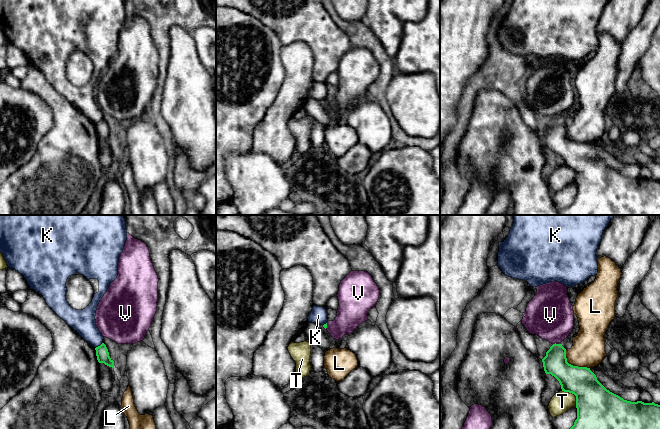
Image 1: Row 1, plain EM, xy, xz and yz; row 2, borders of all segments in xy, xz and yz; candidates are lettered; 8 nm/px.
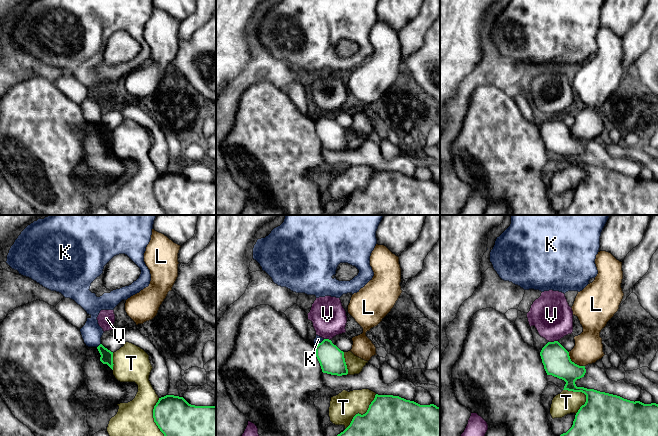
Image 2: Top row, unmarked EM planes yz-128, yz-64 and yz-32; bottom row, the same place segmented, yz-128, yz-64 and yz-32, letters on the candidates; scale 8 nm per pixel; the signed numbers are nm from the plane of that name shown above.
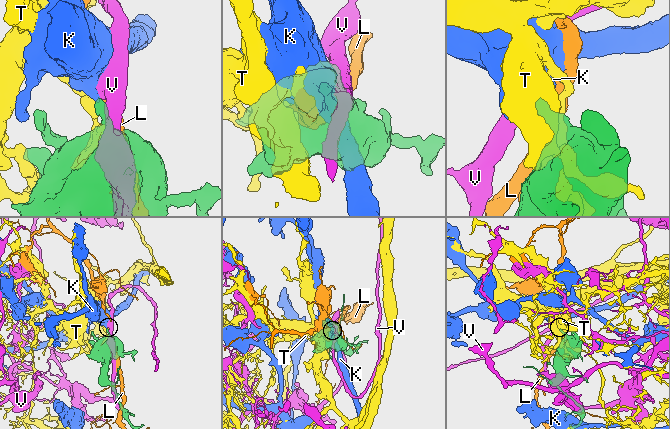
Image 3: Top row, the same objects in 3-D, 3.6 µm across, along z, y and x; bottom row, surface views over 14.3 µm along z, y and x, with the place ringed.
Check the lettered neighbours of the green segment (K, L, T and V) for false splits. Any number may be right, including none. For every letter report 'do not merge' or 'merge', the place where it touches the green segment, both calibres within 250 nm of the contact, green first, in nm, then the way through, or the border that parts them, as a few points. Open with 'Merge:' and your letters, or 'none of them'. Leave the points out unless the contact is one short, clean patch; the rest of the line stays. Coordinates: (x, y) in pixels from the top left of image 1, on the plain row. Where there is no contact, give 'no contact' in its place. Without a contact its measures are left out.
Merge: none of them
K: do not merge | xy (98, 122) | 100/190 nm | along xy (102, 118), (95, 124)
L: do not merge | yz (572, 141) | 240/260 nm
T: do not merge | yz (574, 170) | 360/160 nm
V: do not merge | yz (555, 119) | 190/380 nm

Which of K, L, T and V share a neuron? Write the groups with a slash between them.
K / L / T / V

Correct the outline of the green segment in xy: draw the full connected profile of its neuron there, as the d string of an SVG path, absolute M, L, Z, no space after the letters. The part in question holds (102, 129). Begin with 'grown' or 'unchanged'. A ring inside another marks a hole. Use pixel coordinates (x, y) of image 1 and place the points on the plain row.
unchanged | M104 119L96 123L95 126L99 139L104 139L107 142L114 144L114 137L110 134L108 125Z

